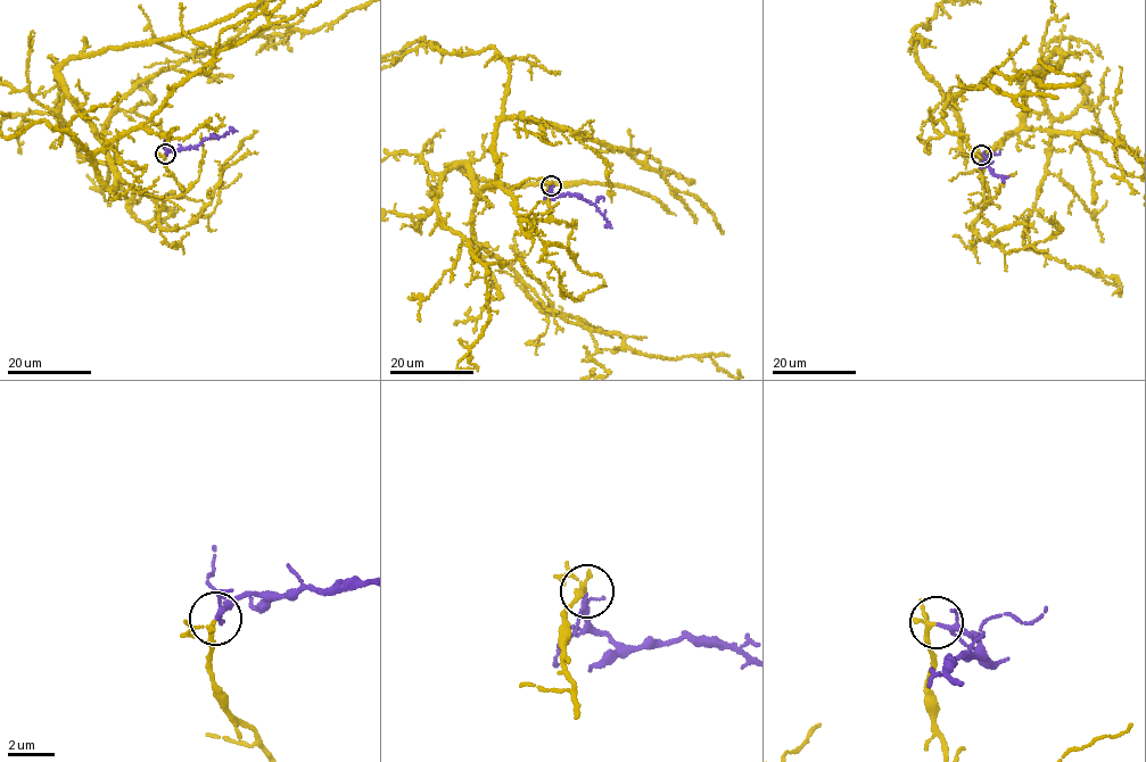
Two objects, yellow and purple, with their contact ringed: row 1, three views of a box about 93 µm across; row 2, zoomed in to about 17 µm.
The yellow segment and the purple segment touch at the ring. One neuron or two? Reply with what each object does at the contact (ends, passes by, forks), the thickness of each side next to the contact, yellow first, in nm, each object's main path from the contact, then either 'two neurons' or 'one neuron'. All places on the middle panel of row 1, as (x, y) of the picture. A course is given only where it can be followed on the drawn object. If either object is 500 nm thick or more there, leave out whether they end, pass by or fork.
yellow passes by; purple forks; calibres 160 and 120 nm; course purple (551, 185), (555, 195), (572, 195), (590, 201), (608, 225); one neuron

